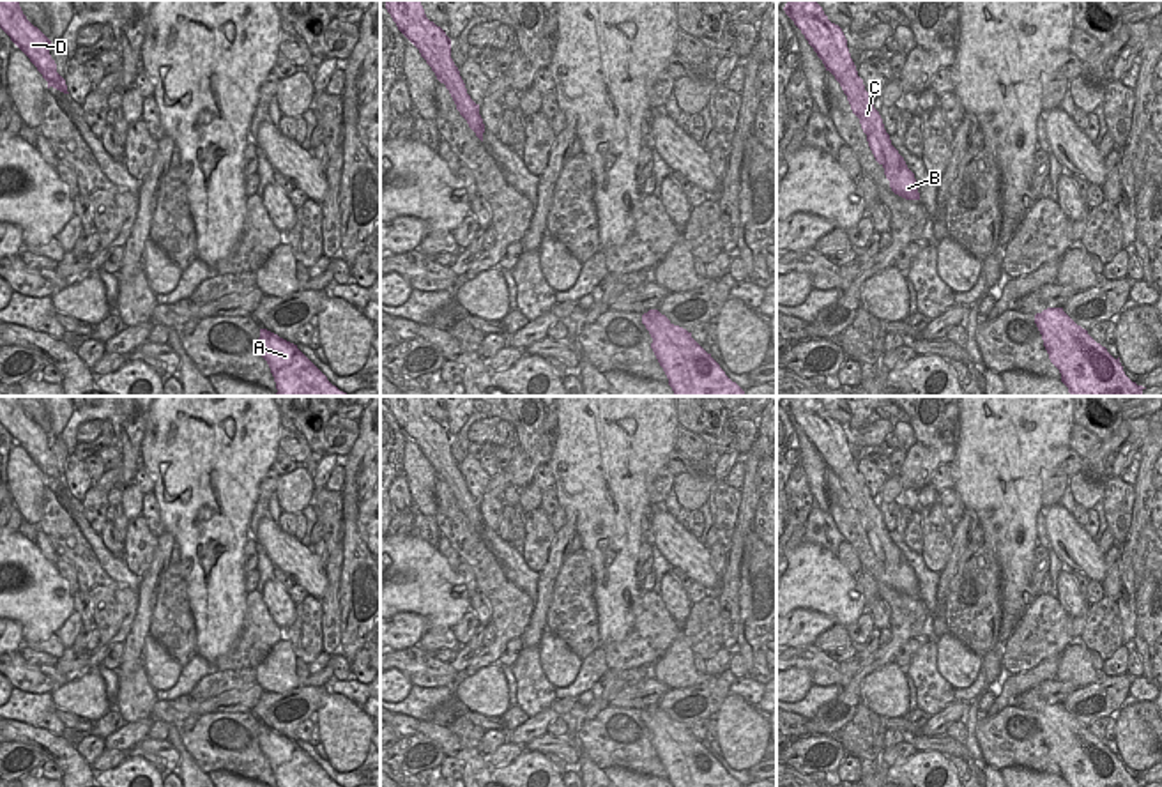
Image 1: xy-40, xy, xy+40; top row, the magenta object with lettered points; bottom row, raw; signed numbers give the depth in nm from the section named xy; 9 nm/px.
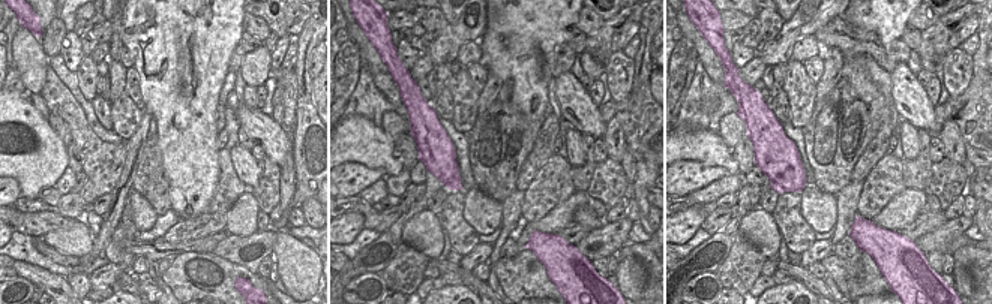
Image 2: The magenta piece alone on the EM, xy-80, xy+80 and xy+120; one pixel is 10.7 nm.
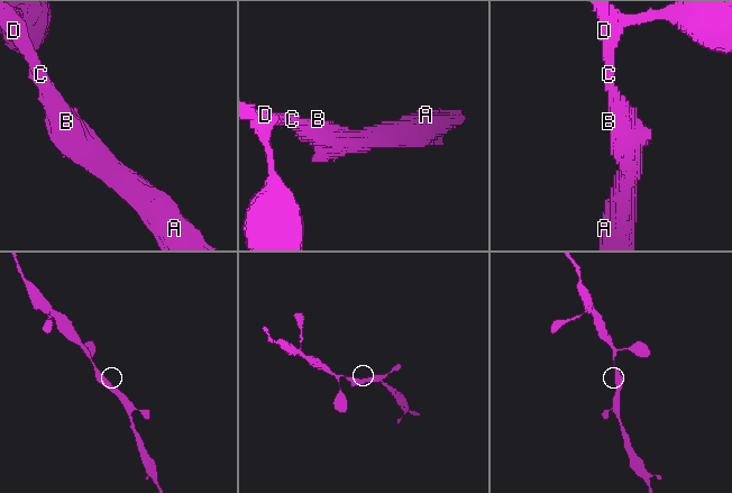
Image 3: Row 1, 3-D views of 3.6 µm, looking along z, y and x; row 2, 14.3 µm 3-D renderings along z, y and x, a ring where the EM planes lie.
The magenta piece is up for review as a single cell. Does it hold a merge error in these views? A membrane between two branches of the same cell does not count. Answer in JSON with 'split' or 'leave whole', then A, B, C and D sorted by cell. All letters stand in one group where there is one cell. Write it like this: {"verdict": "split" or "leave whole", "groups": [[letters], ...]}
{"verdict": "leave whole", "groups": [["A", "B", "C", "D"]]}

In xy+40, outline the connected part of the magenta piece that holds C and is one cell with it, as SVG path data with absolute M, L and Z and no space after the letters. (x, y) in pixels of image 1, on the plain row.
M787 396L784 407L822 456L826 467L840 479L852 509L860 515L875 557L884 564L891 587L906 596L920 596L914 569L891 541L883 515L858 472L842 424L828 416L815 396Z

